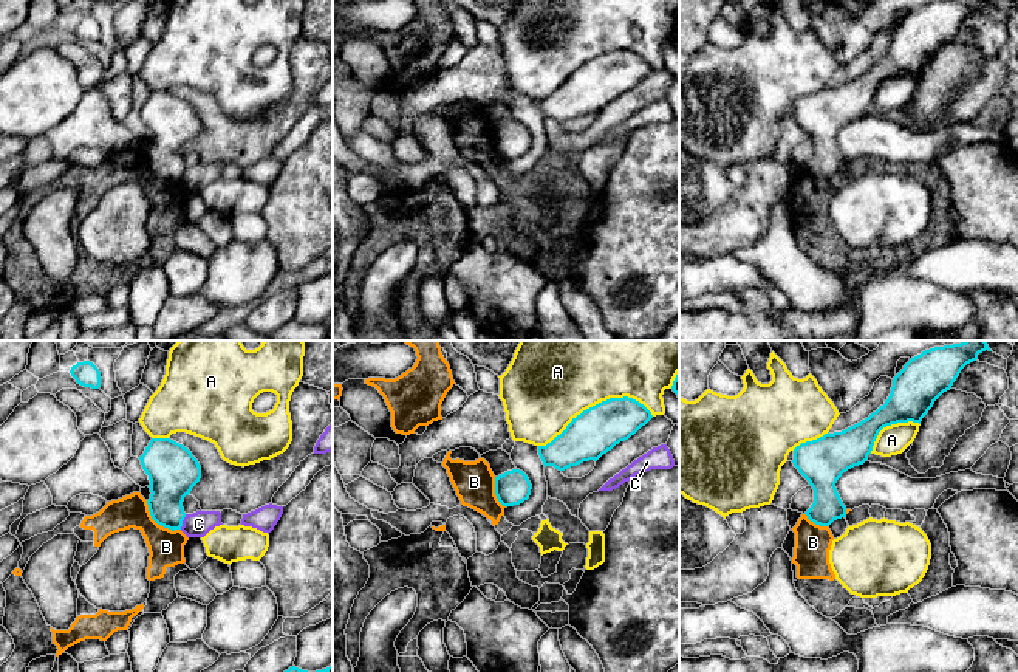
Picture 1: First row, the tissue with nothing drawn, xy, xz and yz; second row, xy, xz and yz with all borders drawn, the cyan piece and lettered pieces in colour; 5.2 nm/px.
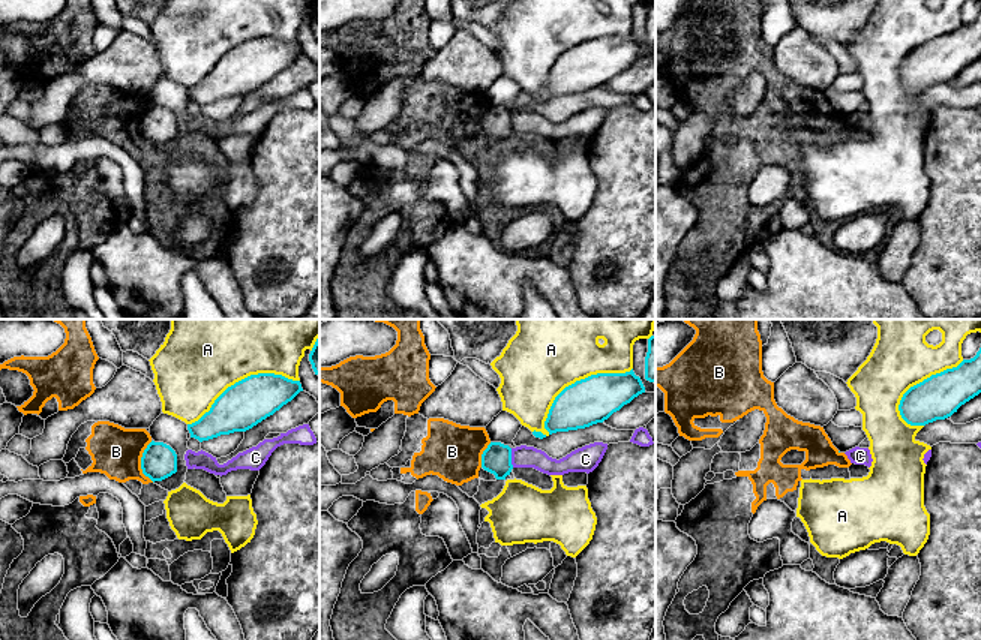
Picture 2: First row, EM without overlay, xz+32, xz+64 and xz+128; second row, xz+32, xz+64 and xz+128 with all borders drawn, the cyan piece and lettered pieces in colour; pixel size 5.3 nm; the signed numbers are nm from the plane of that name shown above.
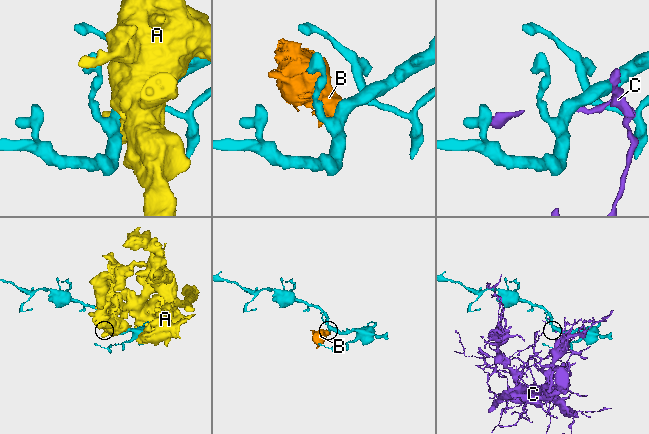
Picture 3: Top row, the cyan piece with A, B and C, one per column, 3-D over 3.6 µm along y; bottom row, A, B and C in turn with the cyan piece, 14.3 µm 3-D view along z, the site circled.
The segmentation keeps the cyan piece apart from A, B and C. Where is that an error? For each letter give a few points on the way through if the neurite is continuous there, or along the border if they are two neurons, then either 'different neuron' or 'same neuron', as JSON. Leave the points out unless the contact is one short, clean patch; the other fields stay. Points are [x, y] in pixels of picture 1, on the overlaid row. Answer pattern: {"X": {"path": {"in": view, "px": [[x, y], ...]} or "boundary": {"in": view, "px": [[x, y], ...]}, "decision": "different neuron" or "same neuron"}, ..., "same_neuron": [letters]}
{"A": {"decision": "different neuron"}, "B": {"boundary": {"in": "xy", "px": [[146, 500], [149, 514], [158, 524], [180, 530]]}, "decision": "different neuron"}, "C": {"boundary": {"in": "xy", "px": [[186, 514], [180, 528]]}, "decision": "different neuron"}, "same_neuron": []}

